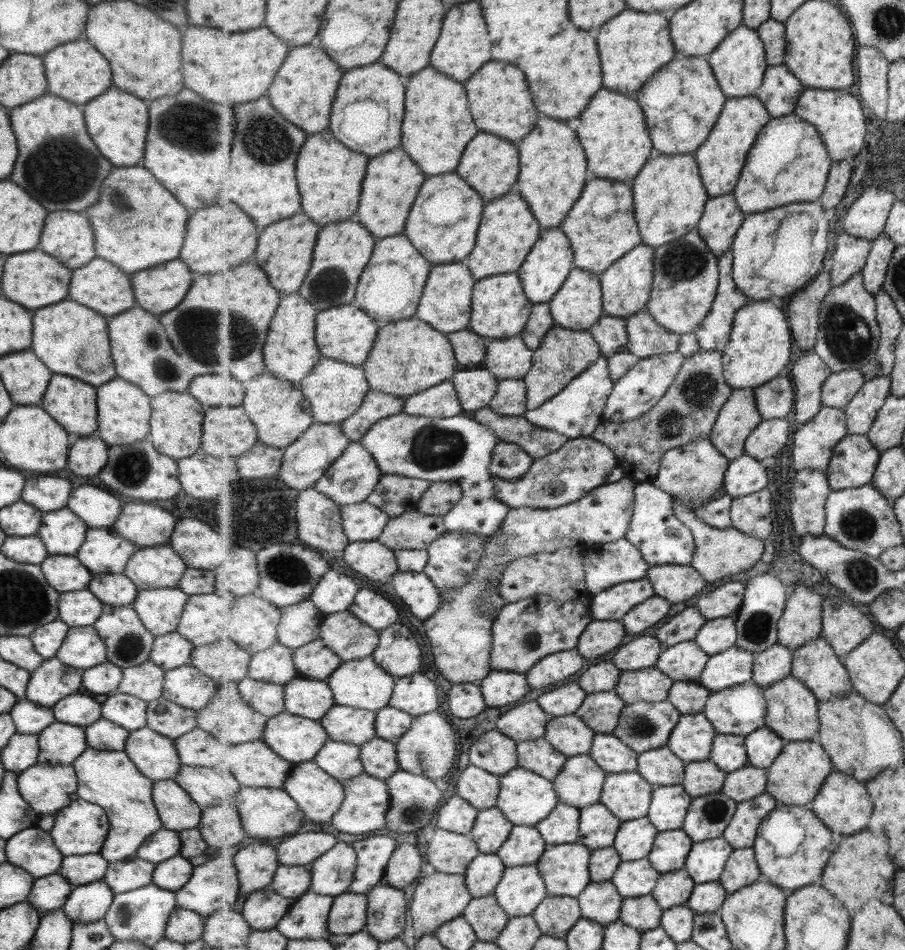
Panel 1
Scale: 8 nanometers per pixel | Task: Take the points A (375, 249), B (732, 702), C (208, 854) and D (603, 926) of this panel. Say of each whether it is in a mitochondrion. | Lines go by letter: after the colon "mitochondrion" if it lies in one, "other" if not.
A: other
B: other
C: other
D: other

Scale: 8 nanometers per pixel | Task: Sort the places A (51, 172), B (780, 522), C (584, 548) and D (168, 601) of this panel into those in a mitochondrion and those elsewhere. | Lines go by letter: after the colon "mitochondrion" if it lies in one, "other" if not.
A: mitochondrion
B: other
C: other
D: other

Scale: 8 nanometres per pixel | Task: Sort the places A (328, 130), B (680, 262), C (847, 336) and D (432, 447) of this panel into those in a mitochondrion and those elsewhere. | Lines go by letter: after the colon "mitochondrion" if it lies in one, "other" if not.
A: other
B: mitochondrion
C: mitochondrion
D: mitochondrion

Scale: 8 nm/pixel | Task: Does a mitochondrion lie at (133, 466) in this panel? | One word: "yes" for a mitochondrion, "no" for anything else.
yes

